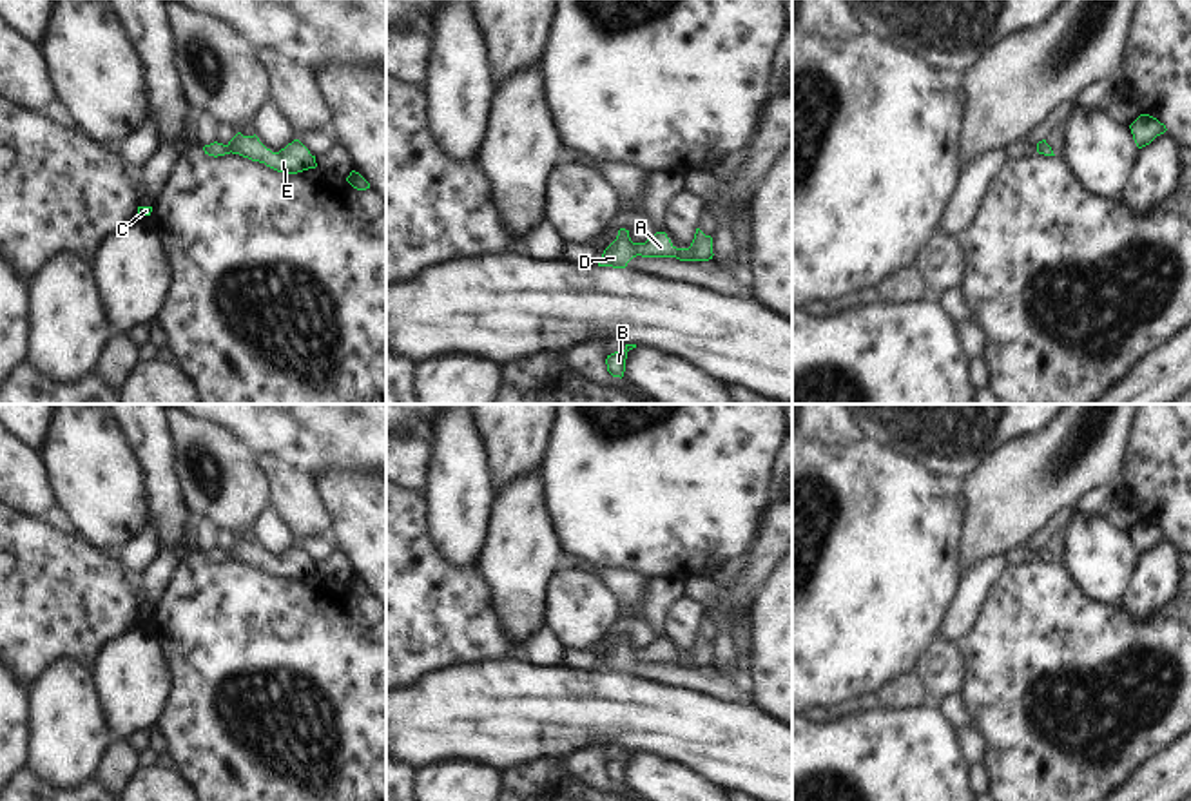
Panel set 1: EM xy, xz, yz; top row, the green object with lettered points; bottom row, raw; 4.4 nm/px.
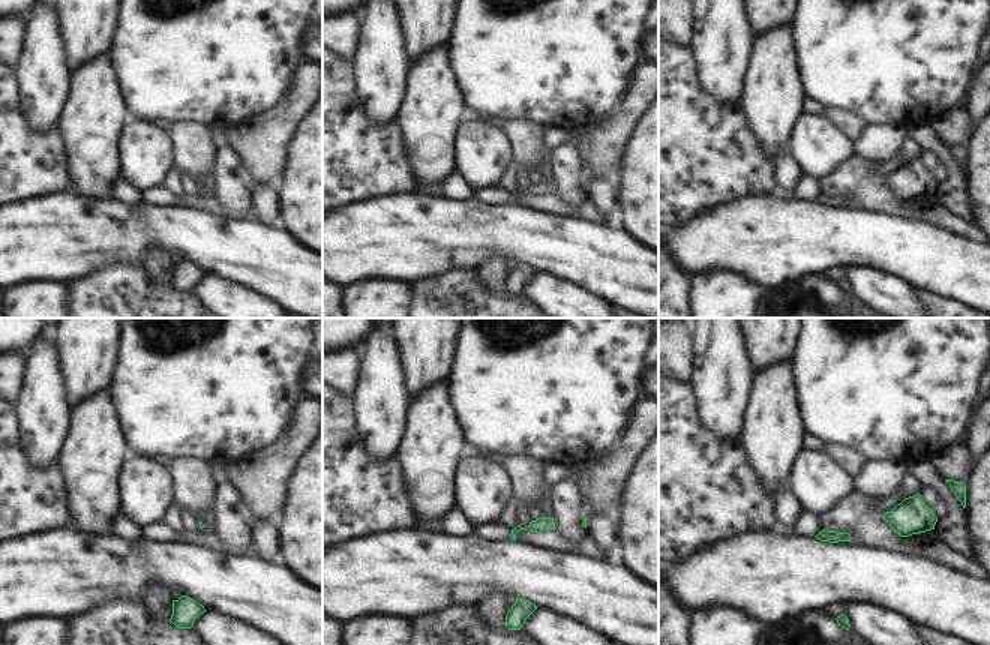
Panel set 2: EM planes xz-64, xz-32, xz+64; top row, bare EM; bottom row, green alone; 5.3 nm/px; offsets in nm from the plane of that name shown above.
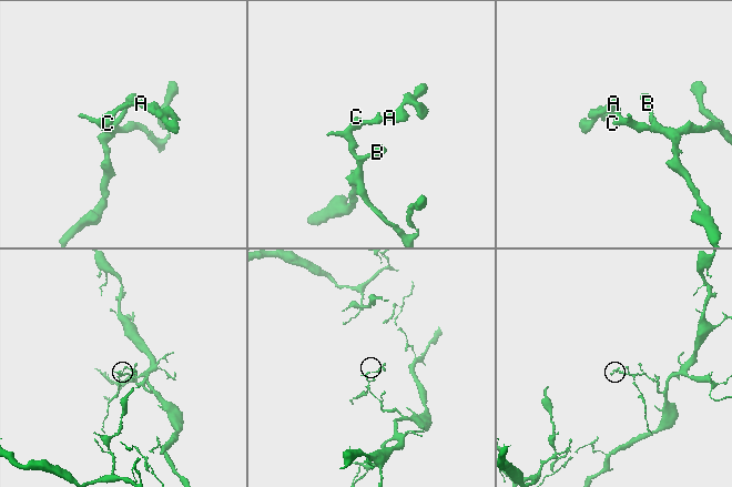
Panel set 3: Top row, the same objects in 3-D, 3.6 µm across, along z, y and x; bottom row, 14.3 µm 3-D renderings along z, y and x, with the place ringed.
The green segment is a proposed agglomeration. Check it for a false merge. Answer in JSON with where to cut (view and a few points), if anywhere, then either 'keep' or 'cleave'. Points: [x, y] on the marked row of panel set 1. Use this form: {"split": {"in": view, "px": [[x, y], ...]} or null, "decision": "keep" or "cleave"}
{"split": null, "decision": "keep"}

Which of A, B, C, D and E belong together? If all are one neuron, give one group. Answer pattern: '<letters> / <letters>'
A B C D E

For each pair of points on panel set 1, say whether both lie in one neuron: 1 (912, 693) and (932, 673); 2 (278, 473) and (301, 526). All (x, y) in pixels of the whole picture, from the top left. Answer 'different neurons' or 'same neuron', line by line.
1: different neurons
2: same neuron

